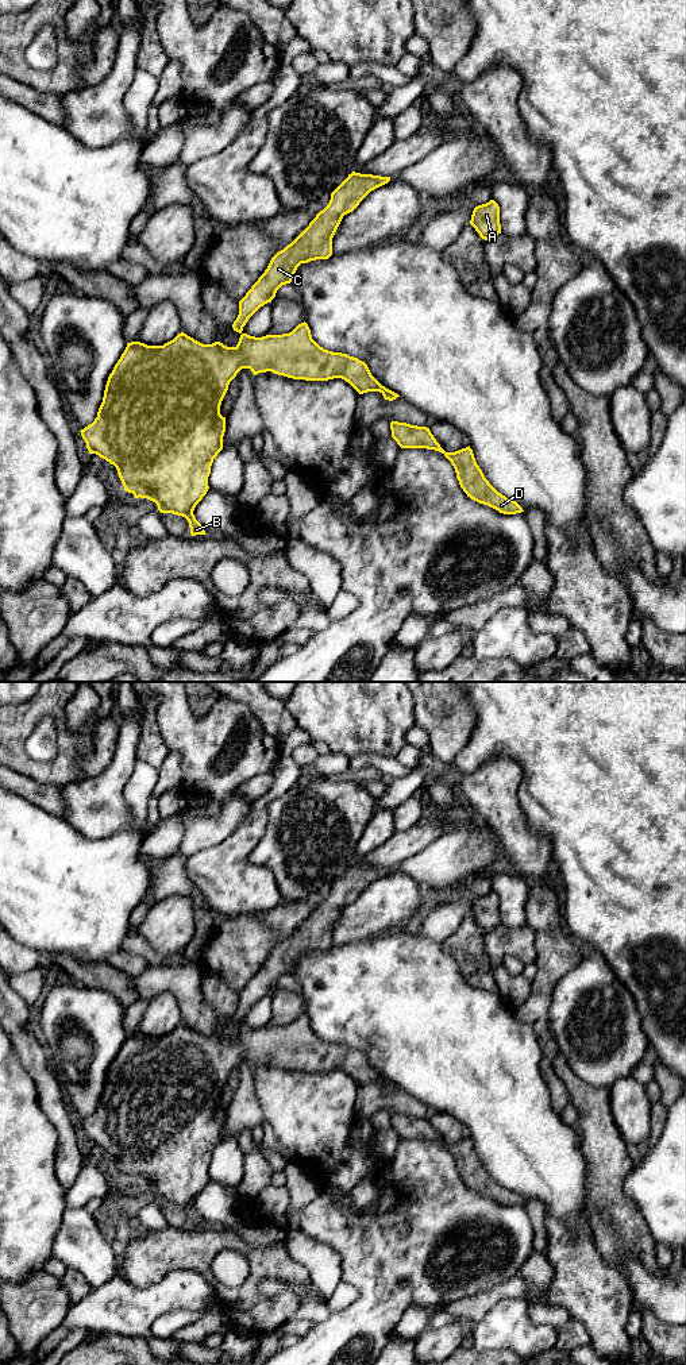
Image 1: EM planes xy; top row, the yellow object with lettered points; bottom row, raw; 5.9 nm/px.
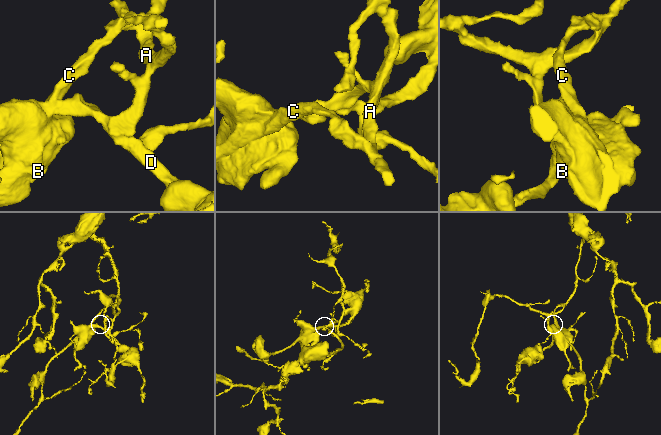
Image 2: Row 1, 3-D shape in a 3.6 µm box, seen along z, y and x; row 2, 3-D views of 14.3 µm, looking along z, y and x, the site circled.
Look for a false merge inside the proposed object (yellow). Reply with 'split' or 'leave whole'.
leave whole

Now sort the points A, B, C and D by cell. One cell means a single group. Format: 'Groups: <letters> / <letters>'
Groups: A B C D

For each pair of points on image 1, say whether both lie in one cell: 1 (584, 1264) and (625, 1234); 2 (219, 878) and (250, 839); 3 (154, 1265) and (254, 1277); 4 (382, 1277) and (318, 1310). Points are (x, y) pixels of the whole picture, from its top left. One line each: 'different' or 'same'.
1: different
2: same
3: same
4: different

